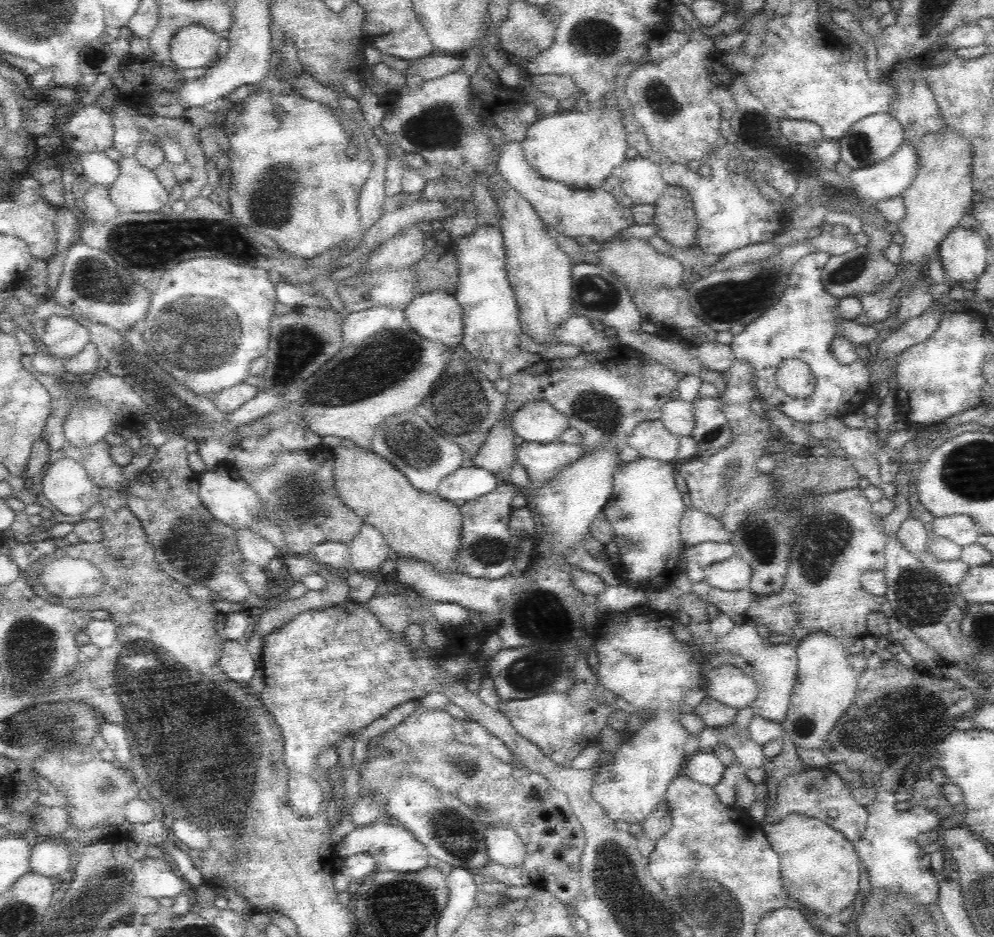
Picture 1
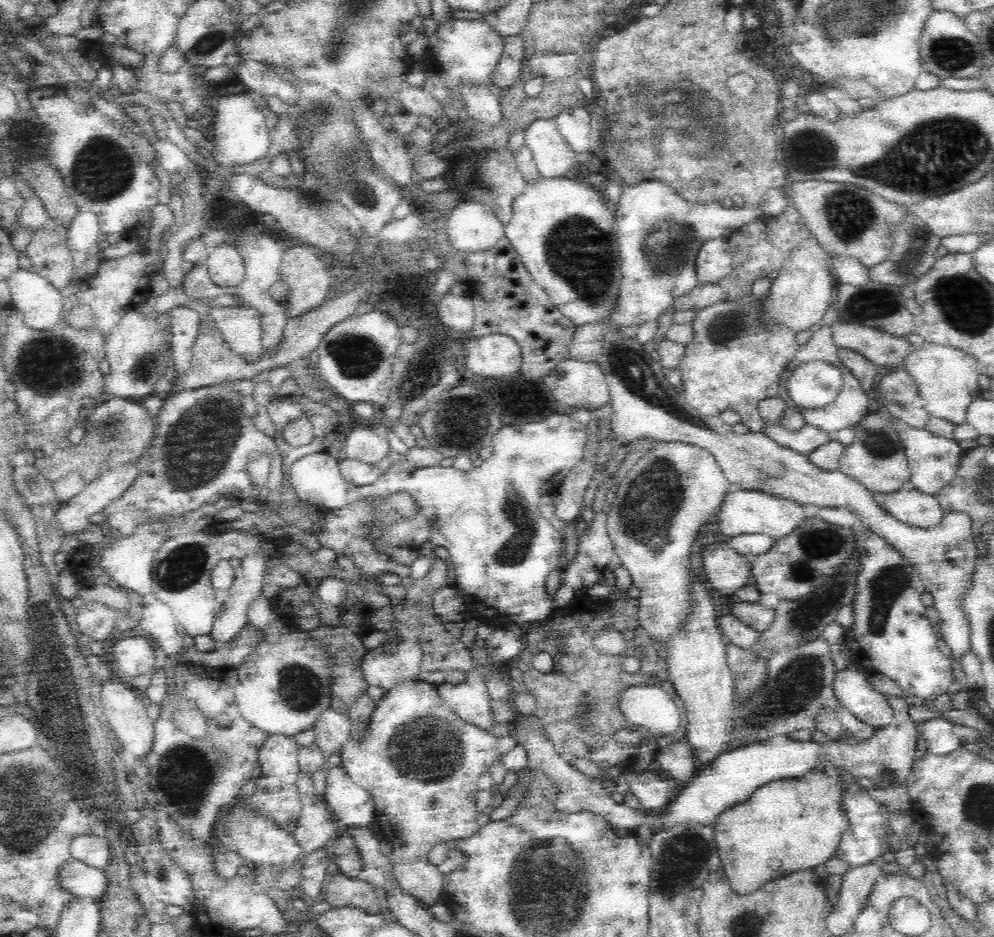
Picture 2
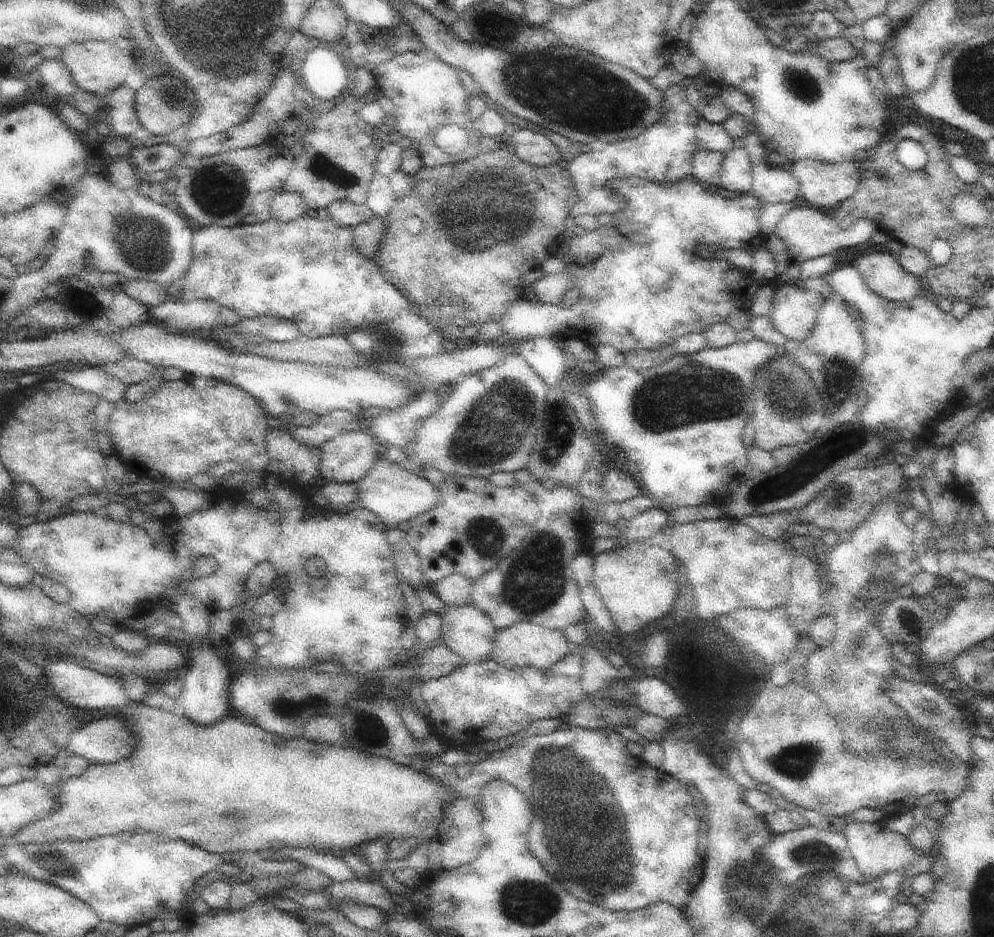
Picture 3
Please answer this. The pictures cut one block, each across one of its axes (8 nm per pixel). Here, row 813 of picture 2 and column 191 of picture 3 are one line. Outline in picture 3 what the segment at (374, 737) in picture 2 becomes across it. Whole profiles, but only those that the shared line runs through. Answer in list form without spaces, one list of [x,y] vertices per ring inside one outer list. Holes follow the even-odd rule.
[[[183,376],[181,380],[163,382],[159,392],[141,402],[131,404],[129,400],[123,398],[115,404],[105,430],[115,446],[115,458],[119,458],[129,468],[129,472],[135,472],[137,478],[149,478],[153,482],[189,484],[193,476],[197,476],[199,472],[207,472],[209,466],[221,462],[233,462],[241,466],[241,470],[247,474],[253,472],[265,474],[265,468],[269,464],[267,454],[269,424],[265,418],[265,408],[255,396],[251,396],[243,388],[213,378]]]

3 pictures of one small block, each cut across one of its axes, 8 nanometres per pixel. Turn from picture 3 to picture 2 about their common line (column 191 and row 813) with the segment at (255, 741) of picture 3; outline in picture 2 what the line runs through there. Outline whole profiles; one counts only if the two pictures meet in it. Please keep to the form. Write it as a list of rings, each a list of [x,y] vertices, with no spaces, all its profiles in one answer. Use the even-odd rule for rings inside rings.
[[[818,766],[802,778],[768,782],[752,792],[750,800],[718,814],[714,836],[730,890],[748,896],[770,880],[826,864],[850,824],[842,810],[842,796],[844,786],[830,780],[824,768]]]

